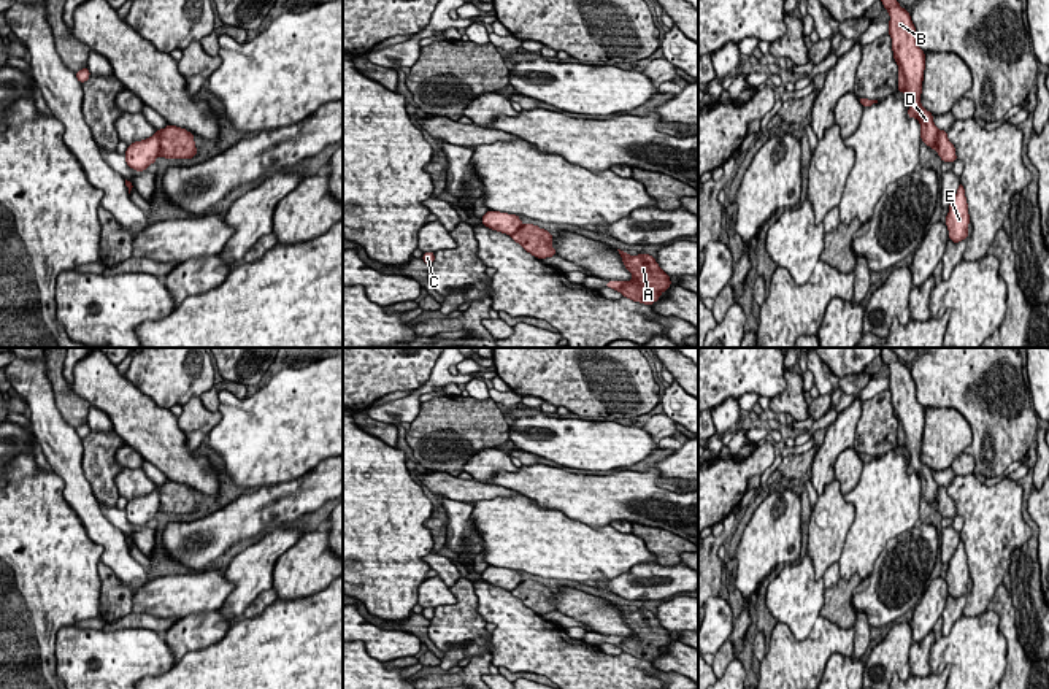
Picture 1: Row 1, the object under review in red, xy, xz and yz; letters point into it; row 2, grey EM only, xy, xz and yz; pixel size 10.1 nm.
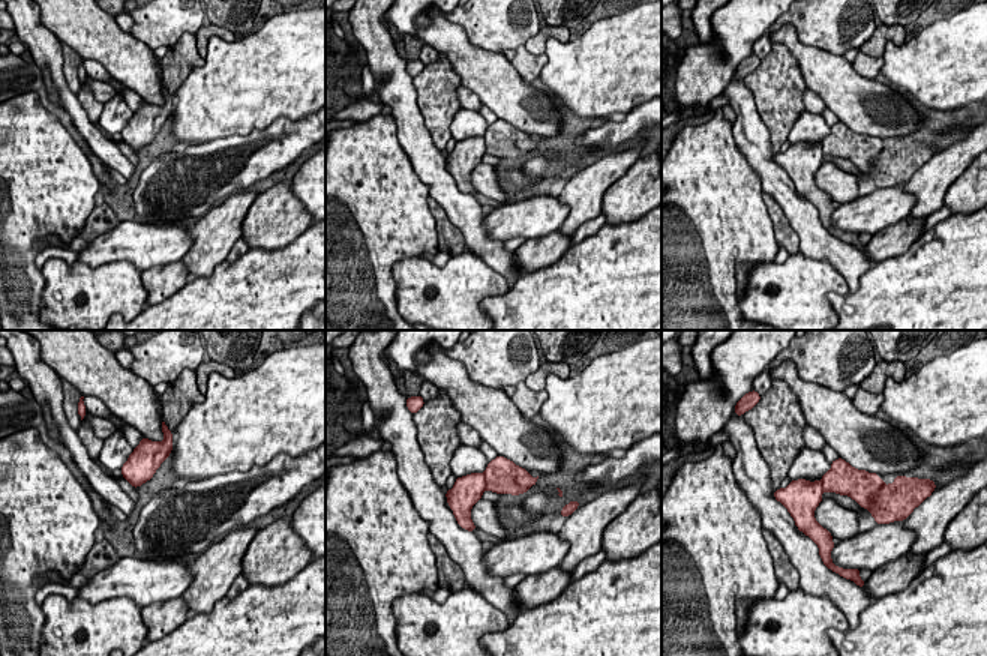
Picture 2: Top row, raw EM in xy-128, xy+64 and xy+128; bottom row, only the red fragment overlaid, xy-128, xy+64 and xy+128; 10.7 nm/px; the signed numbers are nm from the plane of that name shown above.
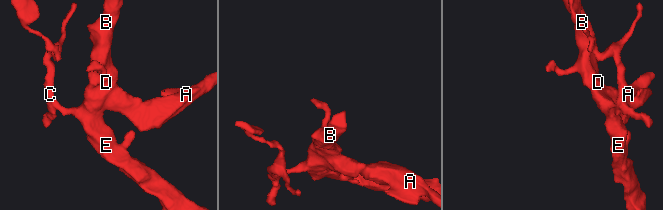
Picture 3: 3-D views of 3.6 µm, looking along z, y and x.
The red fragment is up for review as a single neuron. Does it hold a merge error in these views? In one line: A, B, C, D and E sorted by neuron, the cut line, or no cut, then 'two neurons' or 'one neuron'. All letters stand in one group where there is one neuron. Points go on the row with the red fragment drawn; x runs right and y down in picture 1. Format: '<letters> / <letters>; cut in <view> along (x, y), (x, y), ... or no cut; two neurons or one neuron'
A / B C D E; cut in xy along (162, 130), (157, 154); two neurons

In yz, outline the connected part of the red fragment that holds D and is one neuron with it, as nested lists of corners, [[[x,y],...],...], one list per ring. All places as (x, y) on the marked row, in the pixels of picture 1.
[[[881,0],[889,11],[889,35],[892,38],[893,59],[898,65],[898,90],[909,100],[908,117],[920,122],[920,140],[936,151],[938,127],[933,114],[920,105],[925,52],[917,46],[916,27],[911,14],[897,0]]]

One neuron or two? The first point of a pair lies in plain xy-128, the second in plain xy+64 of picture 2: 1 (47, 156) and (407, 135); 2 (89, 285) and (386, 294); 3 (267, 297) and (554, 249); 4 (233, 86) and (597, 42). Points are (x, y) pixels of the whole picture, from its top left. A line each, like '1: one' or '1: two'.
1: two
2: two
3: two
4: one

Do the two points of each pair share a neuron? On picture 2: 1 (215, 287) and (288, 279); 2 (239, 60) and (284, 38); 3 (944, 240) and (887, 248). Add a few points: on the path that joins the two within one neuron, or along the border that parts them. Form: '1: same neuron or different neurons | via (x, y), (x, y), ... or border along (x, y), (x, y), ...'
1: same neuron | via (233, 287), (270, 287)
2: same neuron | via (249, 60), (261, 60), (273, 48)
3: different neurons | border along (923, 233), (900, 254), (879, 261)

